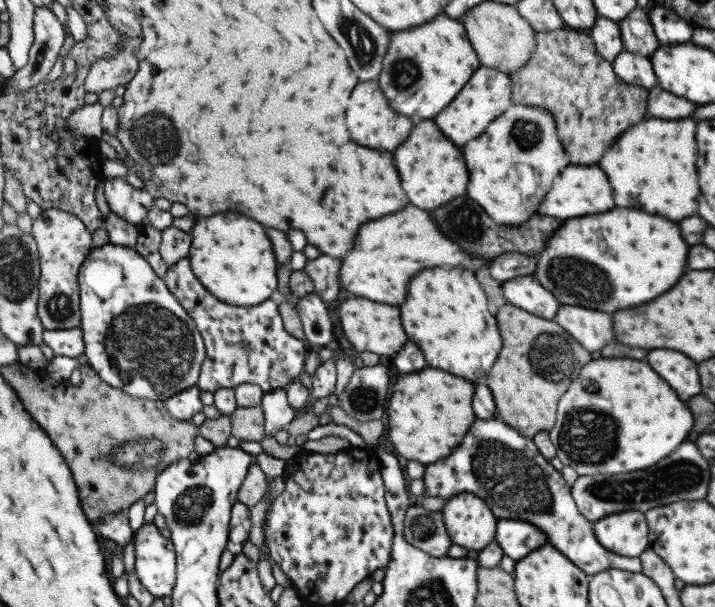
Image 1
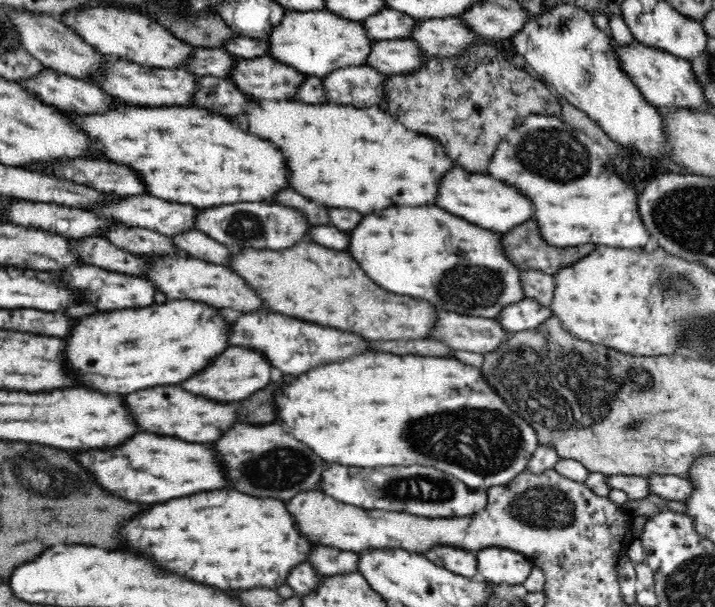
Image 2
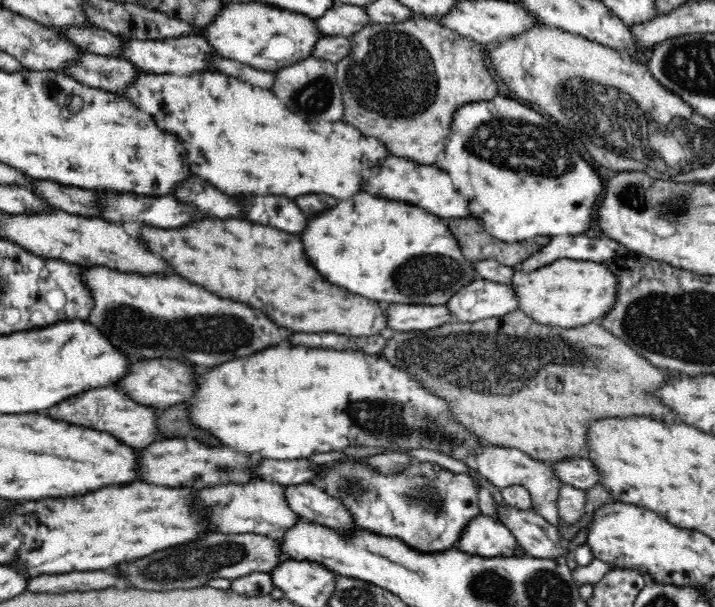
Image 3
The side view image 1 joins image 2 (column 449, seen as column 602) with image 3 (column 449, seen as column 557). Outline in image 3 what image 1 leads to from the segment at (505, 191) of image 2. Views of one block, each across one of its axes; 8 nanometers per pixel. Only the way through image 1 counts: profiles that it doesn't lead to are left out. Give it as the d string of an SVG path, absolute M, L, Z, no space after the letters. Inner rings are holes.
M390 158L386 162L386 170L382 170L376 180L368 186L370 194L382 196L382 198L392 198L392 200L402 200L408 204L416 204L436 216L442 218L472 218L470 212L470 202L468 198L464 198L464 194L460 194L454 186L448 174L444 174L444 170L440 170L438 166L422 166L418 162L412 162L408 158Z

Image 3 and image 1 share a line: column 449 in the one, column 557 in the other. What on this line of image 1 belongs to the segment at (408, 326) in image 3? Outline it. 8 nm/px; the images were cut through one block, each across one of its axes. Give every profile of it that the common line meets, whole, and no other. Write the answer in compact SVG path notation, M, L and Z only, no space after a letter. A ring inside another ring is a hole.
M559 306L553 320L589 352L599 350L613 338L611 316L599 310L581 306Z

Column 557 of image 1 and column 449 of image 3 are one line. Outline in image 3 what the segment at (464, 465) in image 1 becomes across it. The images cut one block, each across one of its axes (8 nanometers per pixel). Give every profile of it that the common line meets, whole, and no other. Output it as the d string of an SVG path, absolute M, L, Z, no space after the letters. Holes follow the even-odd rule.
M424 462L422 466L414 466L410 470L406 470L400 476L380 476L374 470L362 468L360 464L320 464L322 472L318 476L318 480L322 480L322 484L318 488L322 488L324 492L328 492L330 496L338 498L350 512L352 518L356 520L356 524L362 530L368 530L372 534L380 534L384 538L400 538L406 546L410 546L412 550L420 552L420 554L438 554L438 552L446 552L446 550L458 550L458 542L464 534L464 530L468 528L468 522L472 522L474 518L478 518L480 506L478 506L478 498L476 498L476 488L478 484L474 484L472 478L464 476L464 474L452 474L448 470L442 470L438 464L428 464ZM342 478L350 478L350 480L360 480L362 486L370 488L368 494L358 494L358 496L344 496L340 490L340 480Z

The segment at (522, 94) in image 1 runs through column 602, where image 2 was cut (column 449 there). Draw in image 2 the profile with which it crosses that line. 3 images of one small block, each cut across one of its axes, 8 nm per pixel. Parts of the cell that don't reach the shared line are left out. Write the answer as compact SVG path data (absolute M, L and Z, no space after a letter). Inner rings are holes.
M470 44L462 56L424 56L422 66L408 74L392 74L384 80L384 102L378 104L380 110L396 118L408 132L424 134L440 140L452 160L470 172L488 172L488 162L496 152L498 142L502 142L508 130L520 126L528 114L558 116L562 112L560 100L546 88L542 80L532 78L524 68L516 68L508 58L506 50L496 50L492 46Z

